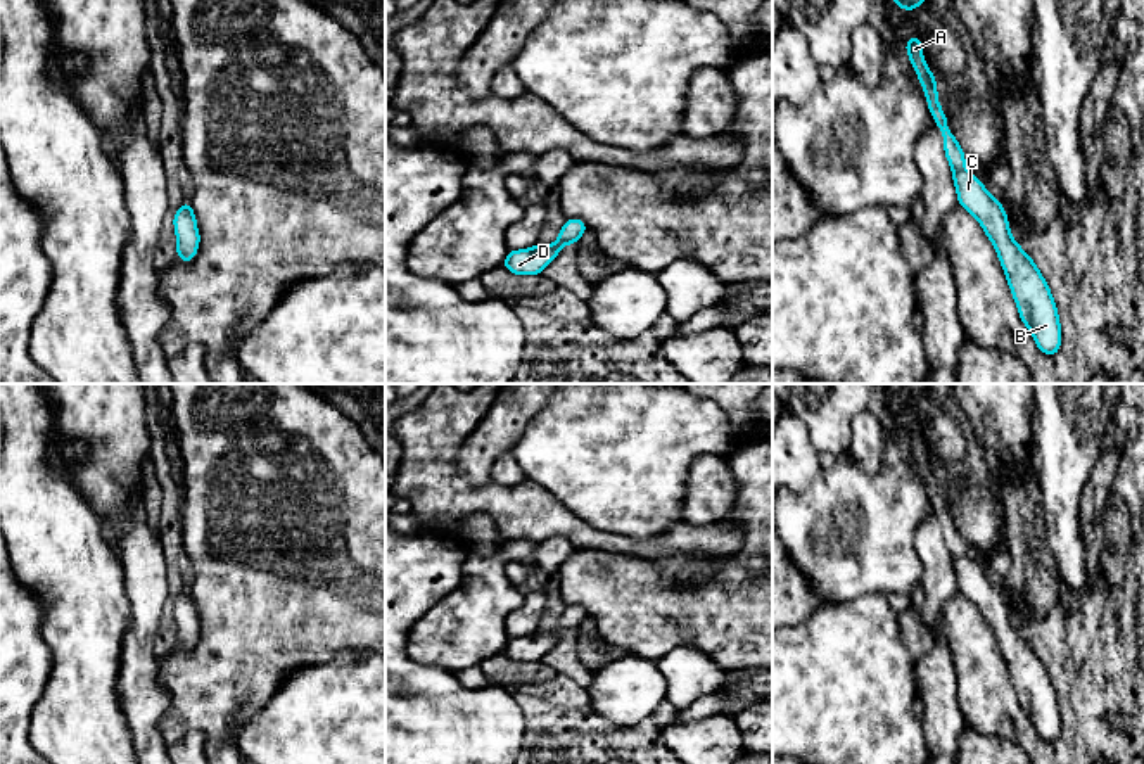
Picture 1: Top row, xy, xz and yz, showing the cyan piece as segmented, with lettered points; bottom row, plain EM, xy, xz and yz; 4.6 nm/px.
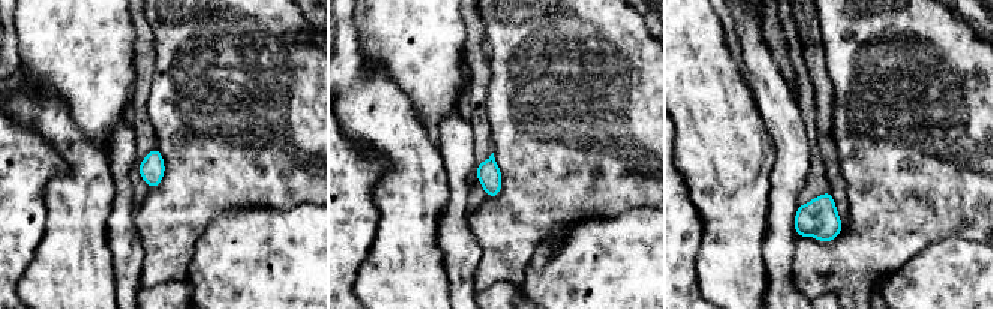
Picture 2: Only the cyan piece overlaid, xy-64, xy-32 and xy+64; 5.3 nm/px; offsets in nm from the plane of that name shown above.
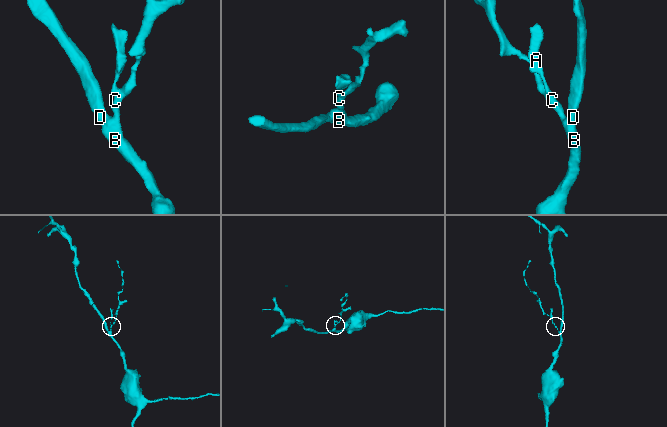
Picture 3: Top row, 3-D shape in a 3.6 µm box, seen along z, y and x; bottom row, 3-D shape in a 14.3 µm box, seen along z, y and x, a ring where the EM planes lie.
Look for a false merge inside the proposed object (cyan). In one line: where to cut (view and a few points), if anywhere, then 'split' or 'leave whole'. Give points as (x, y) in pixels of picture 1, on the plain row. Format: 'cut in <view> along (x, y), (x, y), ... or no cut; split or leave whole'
no cut; leave whole

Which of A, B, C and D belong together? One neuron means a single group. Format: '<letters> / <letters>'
A B C D

